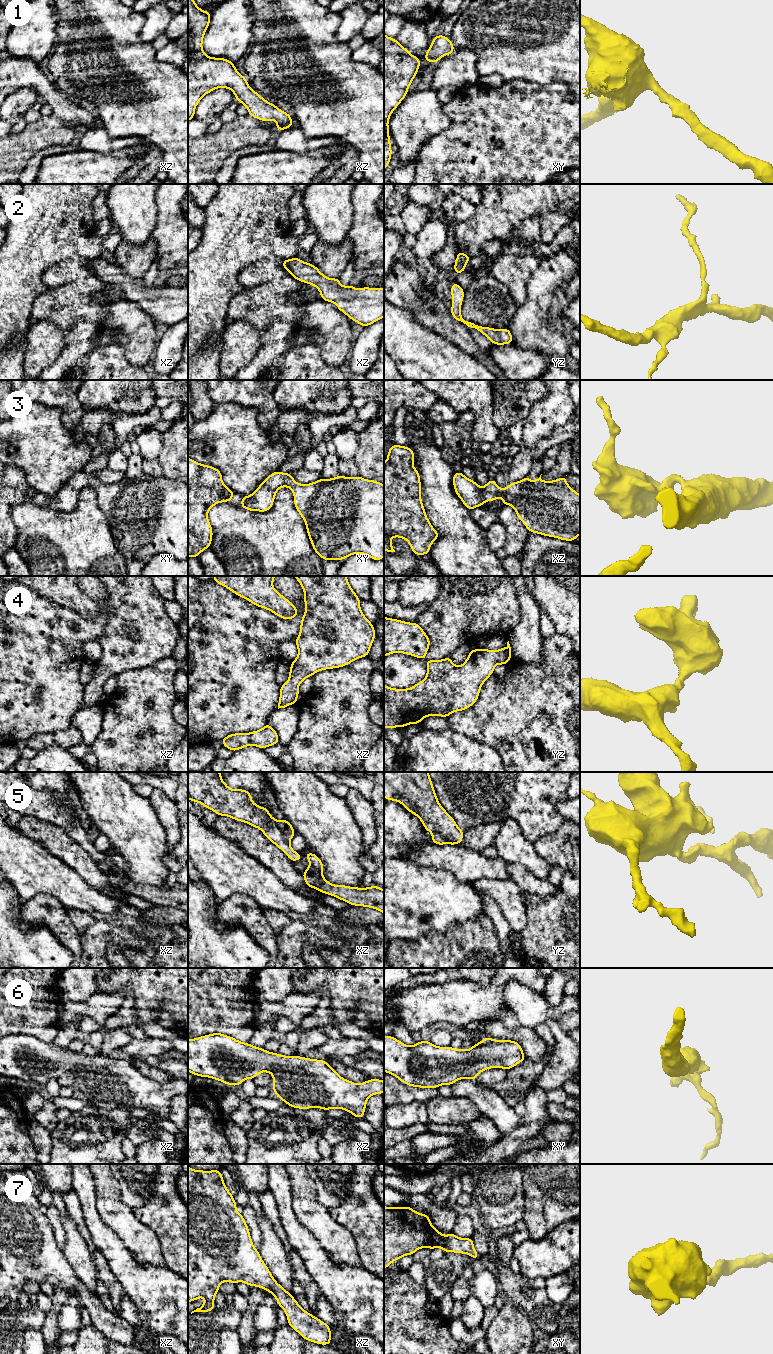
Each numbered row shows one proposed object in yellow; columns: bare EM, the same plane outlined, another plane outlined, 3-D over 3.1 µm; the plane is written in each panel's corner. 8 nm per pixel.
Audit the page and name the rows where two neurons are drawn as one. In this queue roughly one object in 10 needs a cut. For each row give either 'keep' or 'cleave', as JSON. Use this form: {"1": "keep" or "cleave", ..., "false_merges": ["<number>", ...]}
{"1": "keep", "2": "keep", "3": "keep", "4": "keep", "5": "cleave", "6": "keep", "7": "keep", "false_merges": ["5"]}

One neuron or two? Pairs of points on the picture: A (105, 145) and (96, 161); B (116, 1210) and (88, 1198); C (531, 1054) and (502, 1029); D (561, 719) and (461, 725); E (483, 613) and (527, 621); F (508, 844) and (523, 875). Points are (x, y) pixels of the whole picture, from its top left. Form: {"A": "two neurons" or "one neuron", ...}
{"A": "two neurons", "B": "two neurons", "C": "one neuron", "D": "one neuron", "E": "two neurons", "F": "two neurons"}

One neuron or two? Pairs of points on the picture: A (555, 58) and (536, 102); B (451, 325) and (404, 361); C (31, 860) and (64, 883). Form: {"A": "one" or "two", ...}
{"A": "two", "B": "two", "C": "one"}

